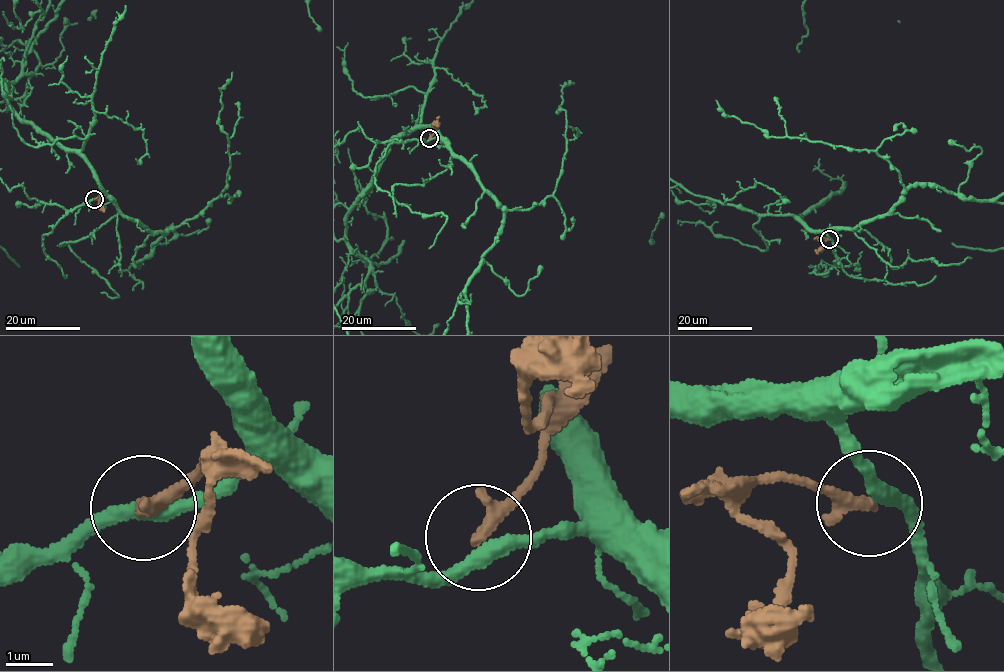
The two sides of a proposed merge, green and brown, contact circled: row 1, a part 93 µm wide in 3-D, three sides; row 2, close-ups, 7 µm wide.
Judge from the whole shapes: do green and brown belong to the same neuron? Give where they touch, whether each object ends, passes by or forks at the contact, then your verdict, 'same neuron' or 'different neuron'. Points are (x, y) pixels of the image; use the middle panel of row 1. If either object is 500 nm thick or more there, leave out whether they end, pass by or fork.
at (429, 138); green passes by; brown ends there; different neuron

